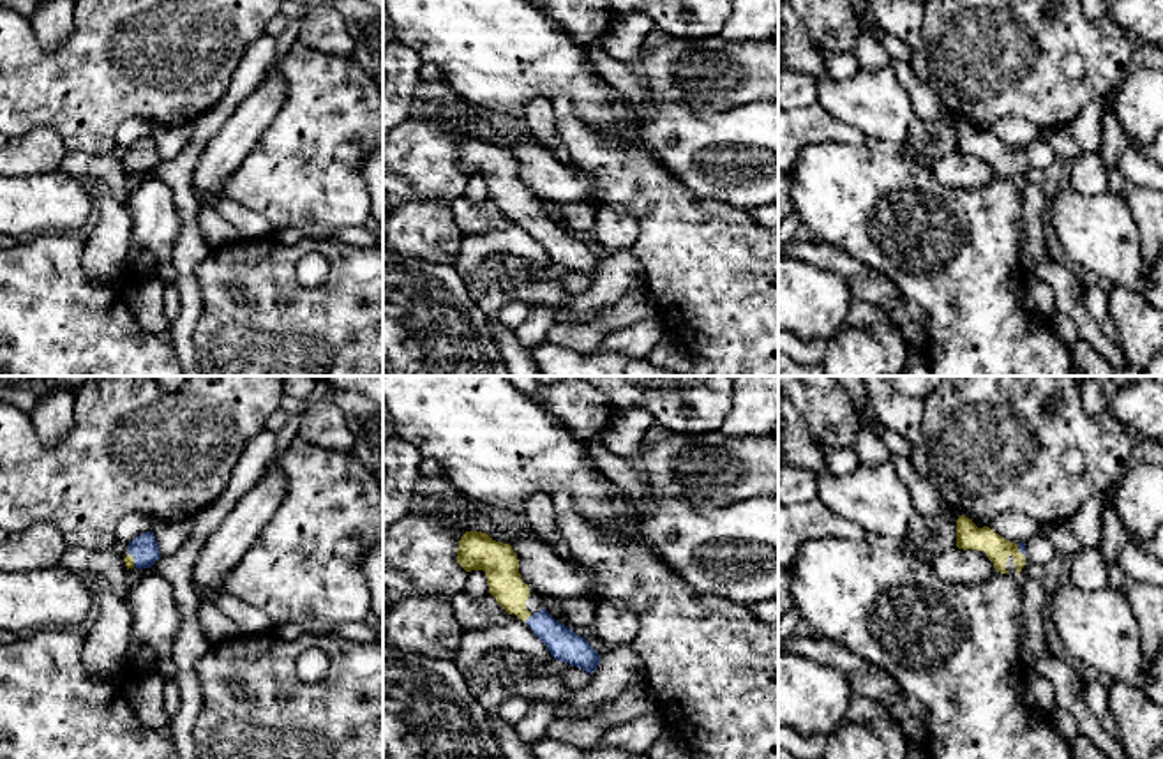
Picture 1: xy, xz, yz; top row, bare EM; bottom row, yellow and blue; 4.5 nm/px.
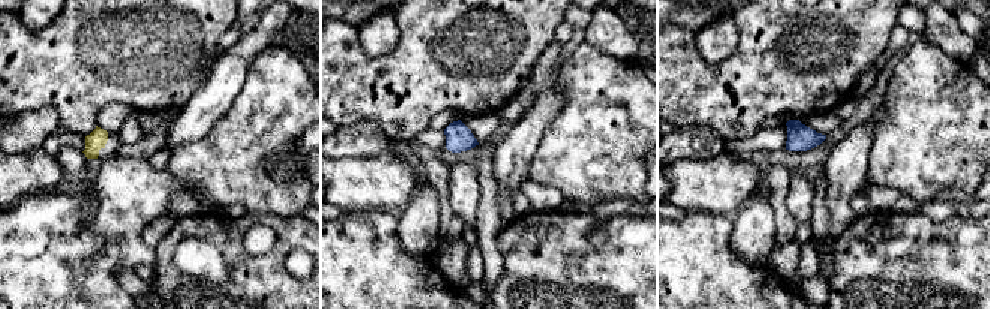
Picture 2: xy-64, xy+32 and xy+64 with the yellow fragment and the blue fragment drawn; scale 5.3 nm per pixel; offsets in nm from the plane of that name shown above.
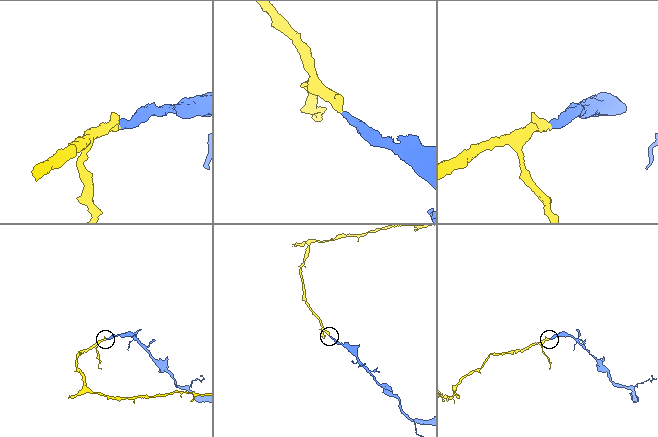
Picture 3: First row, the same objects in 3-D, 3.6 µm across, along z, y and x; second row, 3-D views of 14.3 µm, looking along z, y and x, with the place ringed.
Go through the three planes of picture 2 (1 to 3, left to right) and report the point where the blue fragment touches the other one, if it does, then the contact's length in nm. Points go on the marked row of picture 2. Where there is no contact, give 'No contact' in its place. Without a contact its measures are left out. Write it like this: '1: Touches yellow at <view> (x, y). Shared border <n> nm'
1: No contact
2: No contact
3: No contact

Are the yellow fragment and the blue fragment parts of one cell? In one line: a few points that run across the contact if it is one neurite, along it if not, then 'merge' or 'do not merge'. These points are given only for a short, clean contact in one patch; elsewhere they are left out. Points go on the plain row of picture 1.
line xz (502, 173), (512, 205), (528, 221), (542, 228), (563, 247); merge

